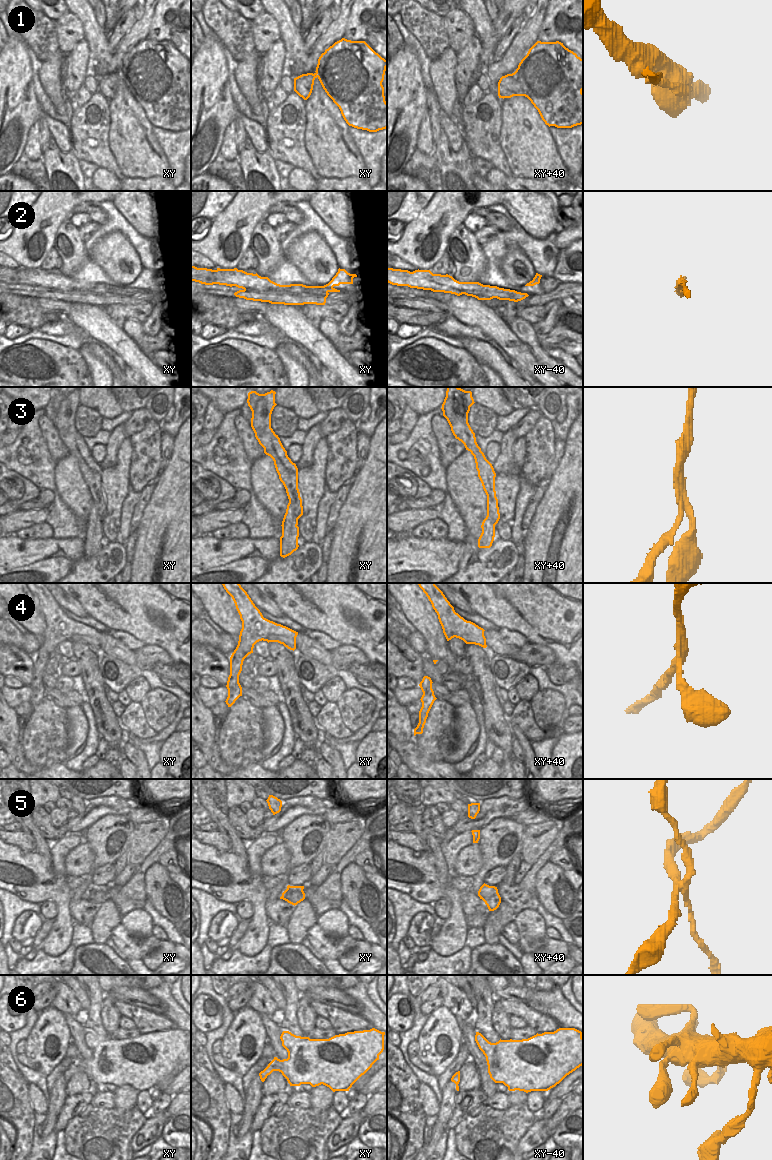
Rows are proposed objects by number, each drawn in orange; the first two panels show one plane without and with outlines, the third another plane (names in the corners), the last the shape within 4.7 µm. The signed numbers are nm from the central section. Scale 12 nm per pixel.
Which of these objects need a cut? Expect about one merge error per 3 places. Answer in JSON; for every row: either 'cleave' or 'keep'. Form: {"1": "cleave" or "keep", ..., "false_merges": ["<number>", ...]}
{"1": "cleave", "2": "keep", "3": "cleave", "4": "keep", "5": "cleave", "6": "keep", "false_merges": ["1", "3", "5"]}

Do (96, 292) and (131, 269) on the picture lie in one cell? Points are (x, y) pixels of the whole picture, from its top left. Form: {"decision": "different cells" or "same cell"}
{"decision": "different cells"}

